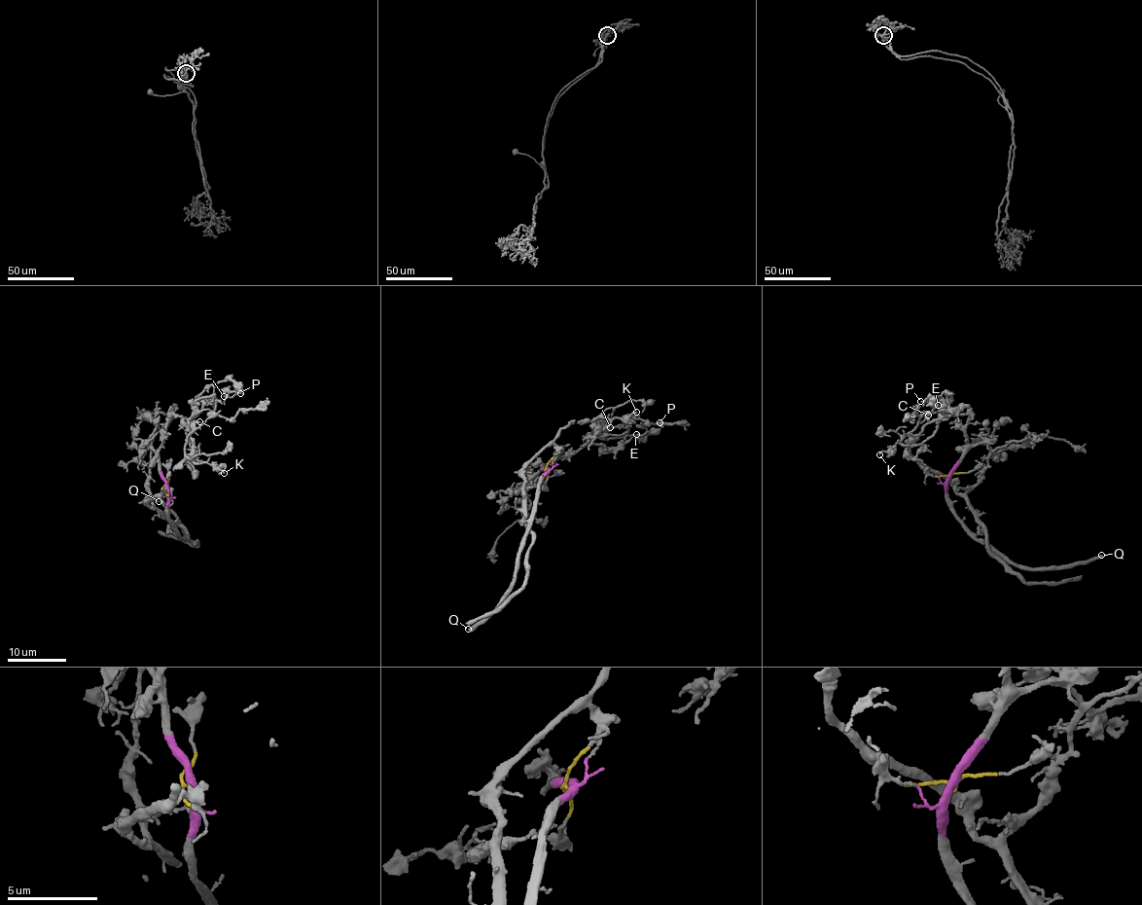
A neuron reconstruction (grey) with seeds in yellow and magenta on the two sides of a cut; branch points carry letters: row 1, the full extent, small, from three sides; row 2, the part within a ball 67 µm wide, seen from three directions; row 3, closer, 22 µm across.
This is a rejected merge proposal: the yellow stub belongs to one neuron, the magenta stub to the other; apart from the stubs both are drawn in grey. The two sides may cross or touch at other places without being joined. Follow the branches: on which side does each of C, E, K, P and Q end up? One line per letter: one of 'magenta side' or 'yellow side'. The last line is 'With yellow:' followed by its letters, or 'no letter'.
C: yellow side
E: magenta side
K: yellow side
P: magenta side
Q: magenta side
With yellow: C, K

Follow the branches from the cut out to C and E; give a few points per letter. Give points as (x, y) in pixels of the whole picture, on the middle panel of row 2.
C: (547, 471), (546, 463), (555, 452), (557, 434), (569, 422), (599, 419), (610, 428)
E: (548, 470), (549, 466), (543, 467), (555, 457), (577, 452), (601, 435), (617, 438), (635, 435)

